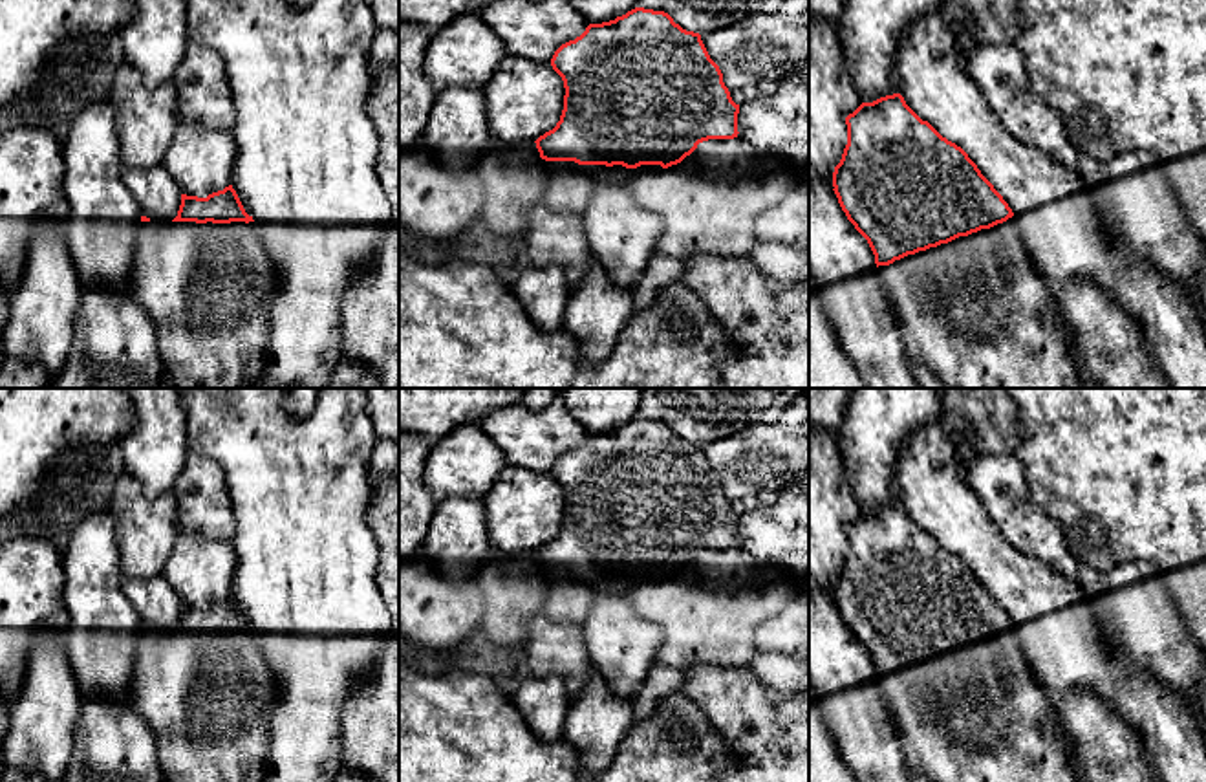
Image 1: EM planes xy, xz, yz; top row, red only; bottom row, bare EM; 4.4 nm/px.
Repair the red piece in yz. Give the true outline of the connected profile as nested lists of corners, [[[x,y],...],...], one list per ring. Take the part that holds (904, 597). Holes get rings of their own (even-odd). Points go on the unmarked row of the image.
[[[900,504],[862,513],[845,535],[847,555],[833,582],[833,601],[875,665],[910,771],[931,782],[1082,782],[1080,762],[1028,665],[1016,625],[968,564],[922,531]]]

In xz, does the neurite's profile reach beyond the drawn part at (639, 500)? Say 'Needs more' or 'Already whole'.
Needs more

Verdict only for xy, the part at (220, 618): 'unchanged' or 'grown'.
grown

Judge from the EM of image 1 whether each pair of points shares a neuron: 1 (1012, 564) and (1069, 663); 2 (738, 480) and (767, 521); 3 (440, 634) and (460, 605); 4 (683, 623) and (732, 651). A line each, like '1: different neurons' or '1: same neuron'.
1: same neuron
2: different neurons
3: same neuron
4: same neuron

